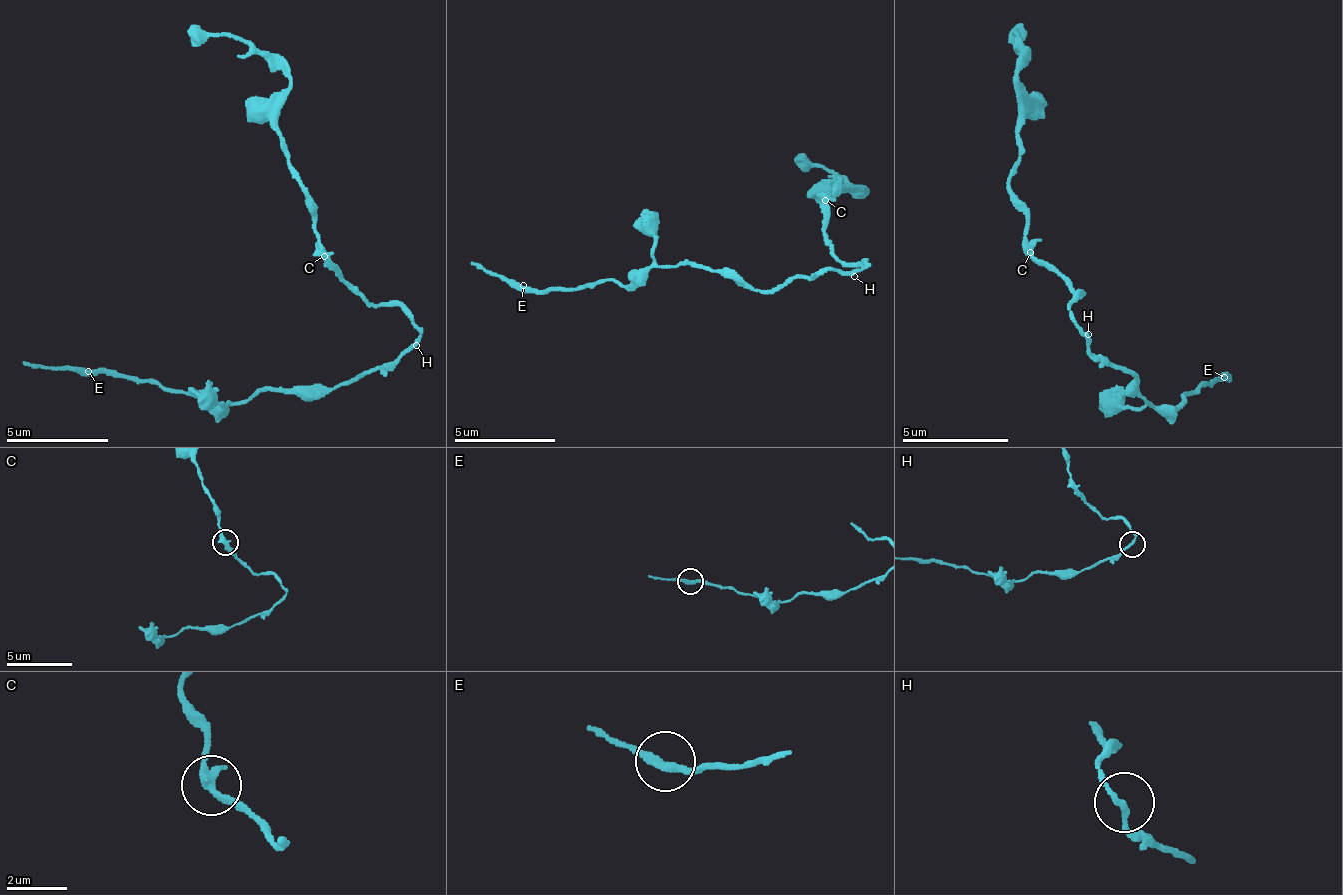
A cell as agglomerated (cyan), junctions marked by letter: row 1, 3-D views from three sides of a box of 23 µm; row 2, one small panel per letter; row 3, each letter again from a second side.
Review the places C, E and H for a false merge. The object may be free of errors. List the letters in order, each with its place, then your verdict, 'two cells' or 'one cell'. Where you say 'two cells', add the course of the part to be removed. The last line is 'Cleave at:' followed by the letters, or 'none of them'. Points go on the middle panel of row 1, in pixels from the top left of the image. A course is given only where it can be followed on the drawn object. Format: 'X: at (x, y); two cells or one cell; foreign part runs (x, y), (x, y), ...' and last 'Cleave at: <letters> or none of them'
C: at (825, 200); one cell
E: at (523, 285); one cell
H: at (854, 276); one cell
Cleave at: none of them

